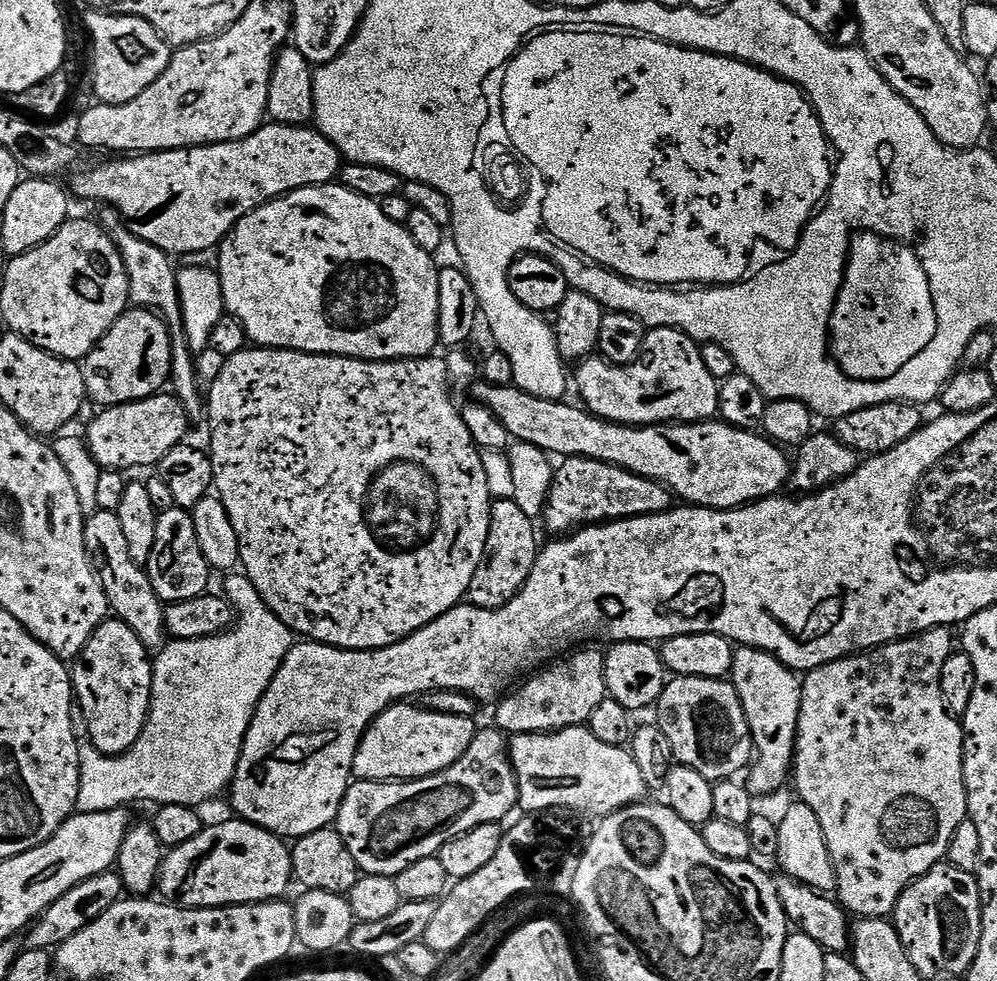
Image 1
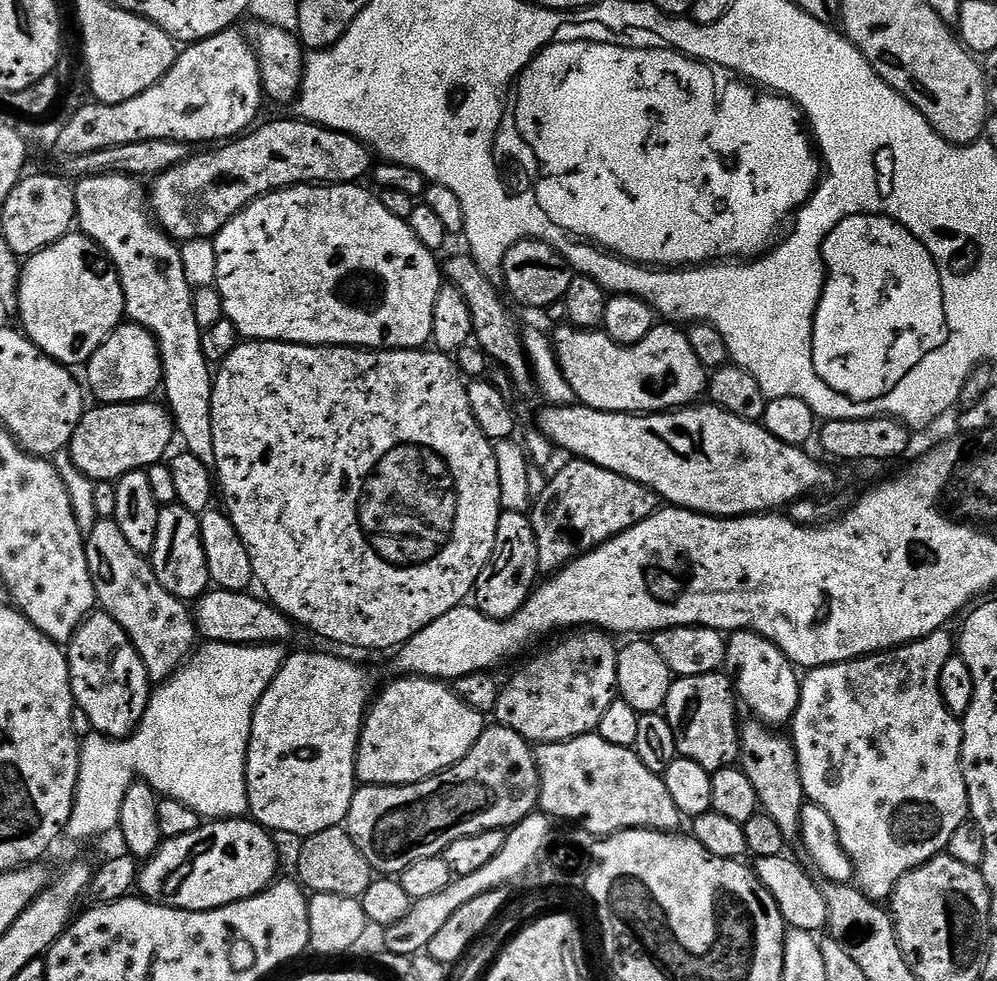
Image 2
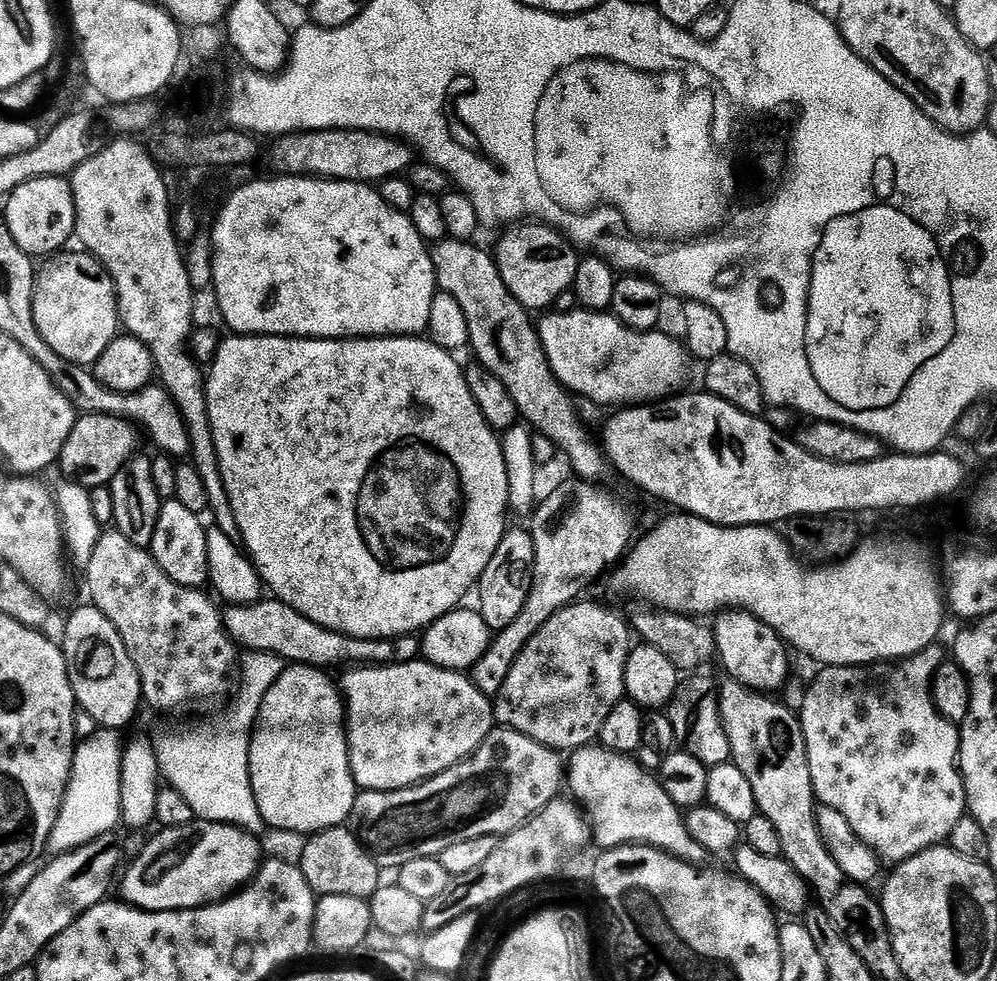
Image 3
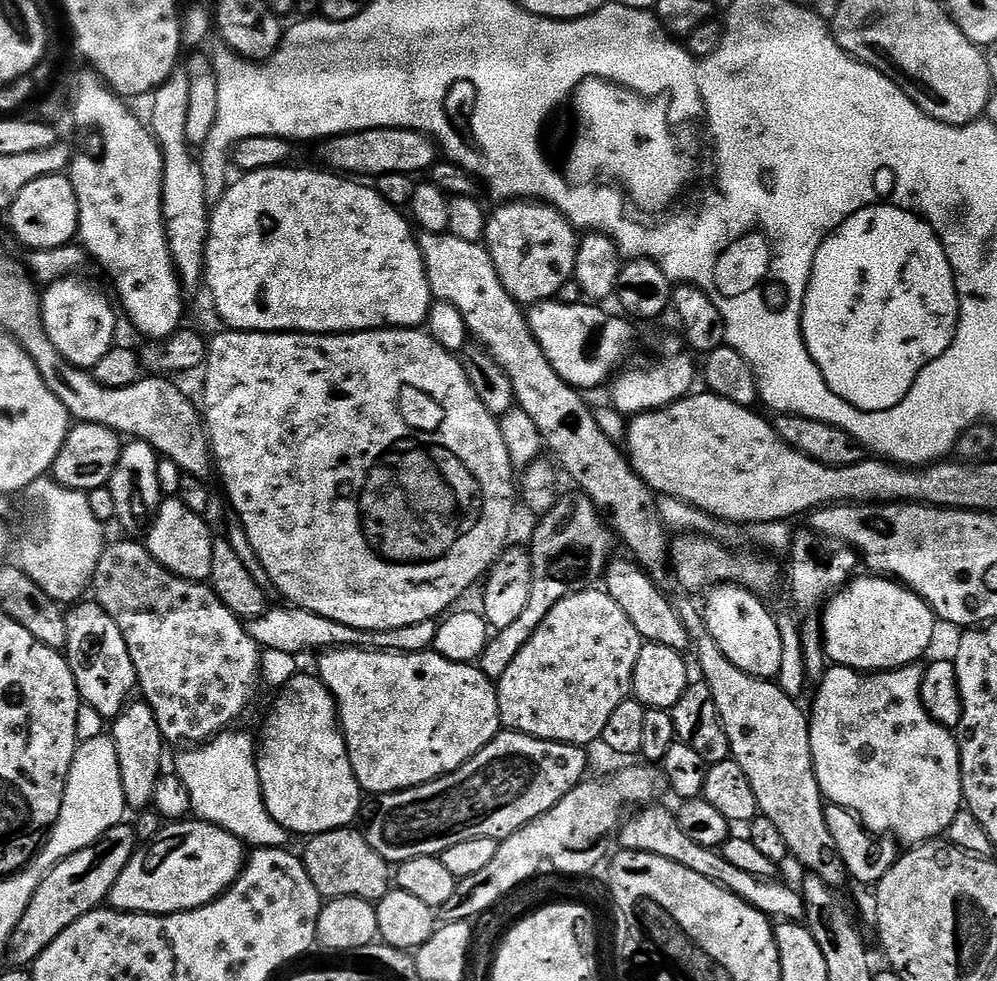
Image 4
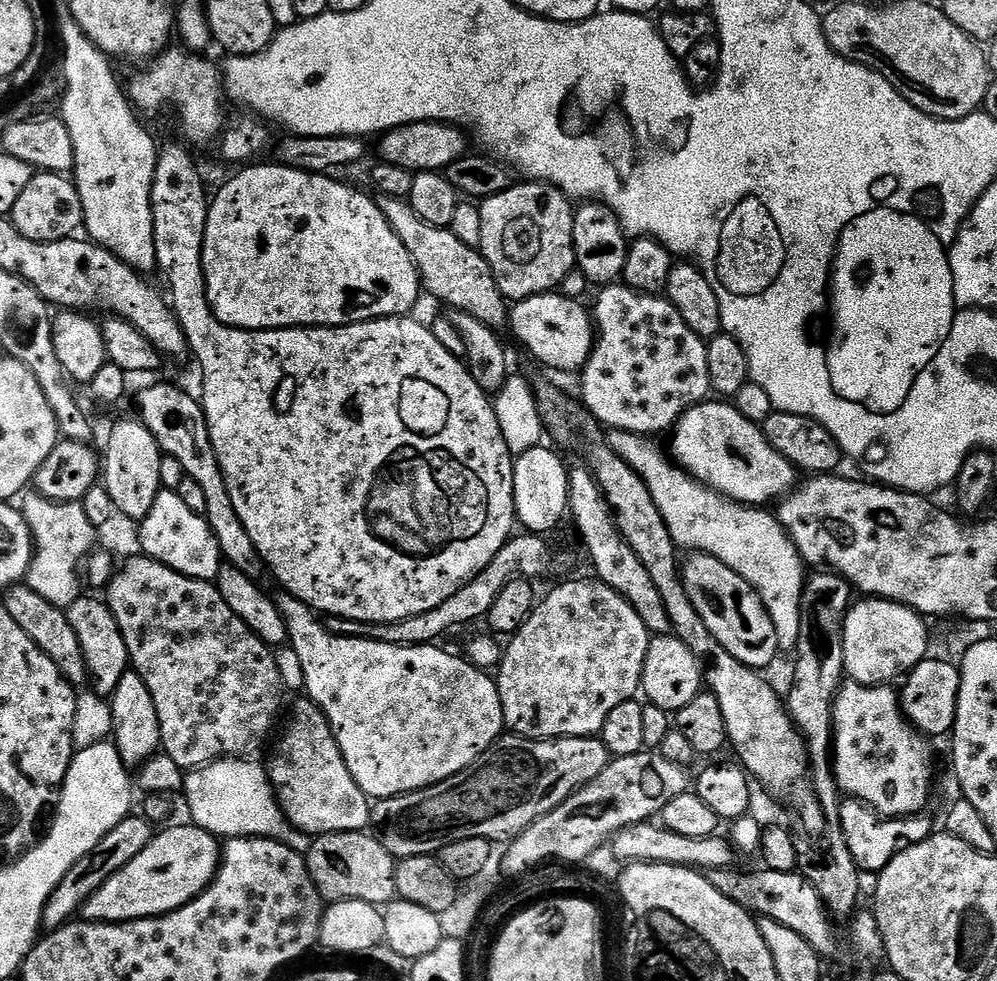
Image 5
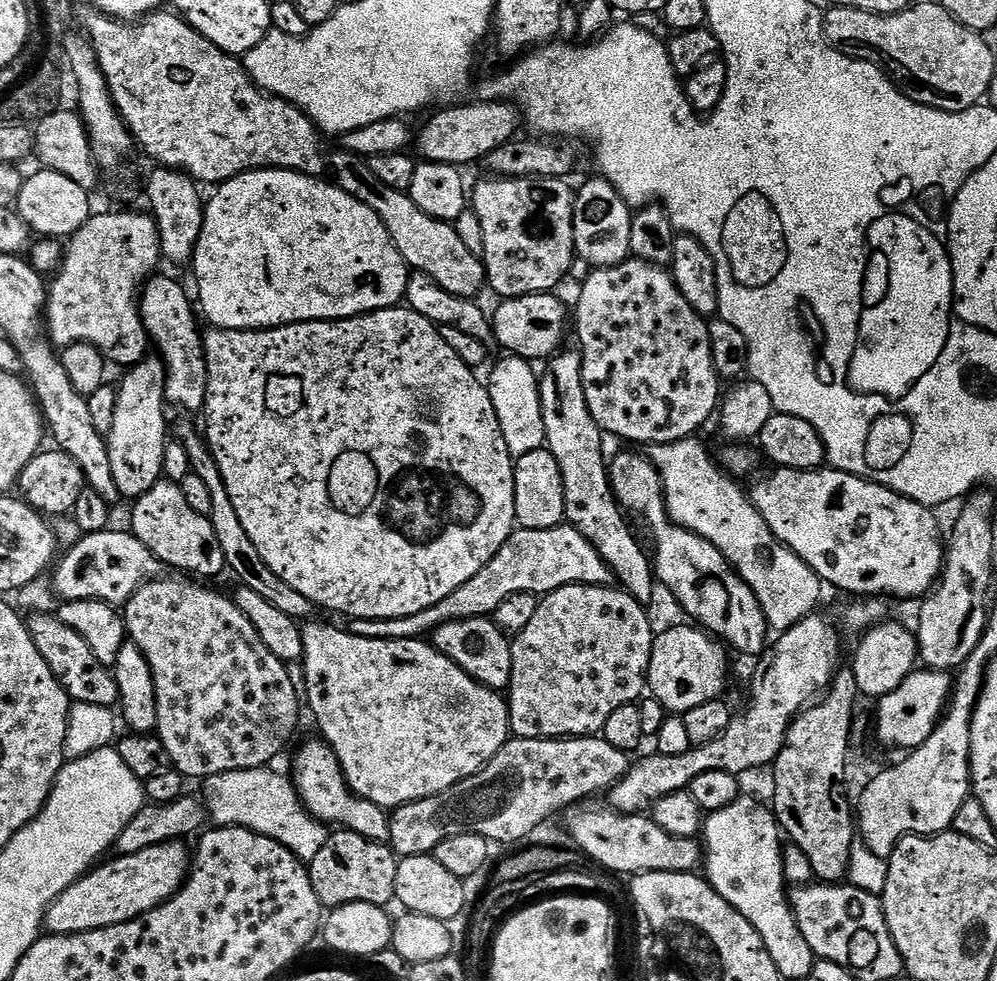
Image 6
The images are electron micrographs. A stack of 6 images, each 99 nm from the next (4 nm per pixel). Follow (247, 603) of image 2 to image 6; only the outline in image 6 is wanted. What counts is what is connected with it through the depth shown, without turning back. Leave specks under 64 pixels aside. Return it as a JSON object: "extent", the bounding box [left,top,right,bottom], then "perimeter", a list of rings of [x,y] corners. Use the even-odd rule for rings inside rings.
{"extent":[346,522,614,640],"perimeter":[[[567,522],[560,523],[552,529],[524,529],[517,527],[507,540],[470,578],[470,582],[462,582],[454,594],[442,598],[442,602],[434,602],[430,610],[418,610],[418,614],[393,620],[353,620],[349,619],[346,630],[355,636],[365,636],[375,640],[414,640],[427,637],[436,631],[438,626],[446,622],[458,622],[466,618],[479,616],[491,617],[510,598],[510,594],[534,594],[543,597],[545,594],[571,584],[598,584],[608,586],[614,577],[608,571],[602,554],[578,530]]]}

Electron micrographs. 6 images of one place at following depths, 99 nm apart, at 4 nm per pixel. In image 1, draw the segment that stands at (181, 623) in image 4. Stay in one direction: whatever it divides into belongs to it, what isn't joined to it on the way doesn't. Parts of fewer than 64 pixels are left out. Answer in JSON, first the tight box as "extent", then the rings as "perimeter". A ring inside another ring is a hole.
{"extent":[84,510,166,650],"perimeter":[[[98,510],[93,516],[85,519],[84,545],[92,559],[92,567],[96,569],[96,577],[100,580],[102,590],[106,590],[108,607],[114,613],[115,619],[126,622],[126,626],[130,626],[130,630],[138,634],[145,648],[149,650],[163,648],[166,643],[165,605],[154,590],[145,565],[130,558],[126,537],[122,534],[122,522],[118,522],[115,512]]]}

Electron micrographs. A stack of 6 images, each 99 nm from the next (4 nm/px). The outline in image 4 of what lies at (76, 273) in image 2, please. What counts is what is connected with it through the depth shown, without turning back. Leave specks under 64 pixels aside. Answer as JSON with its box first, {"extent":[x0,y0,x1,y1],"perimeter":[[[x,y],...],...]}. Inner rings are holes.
{"extent":[40,275,117,369],"perimeter":[[[75,275],[47,285],[43,289],[40,309],[44,319],[46,334],[50,334],[50,342],[58,346],[58,354],[66,358],[75,368],[95,369],[102,358],[117,343],[116,312],[112,304],[92,284],[84,280],[76,280]]]}

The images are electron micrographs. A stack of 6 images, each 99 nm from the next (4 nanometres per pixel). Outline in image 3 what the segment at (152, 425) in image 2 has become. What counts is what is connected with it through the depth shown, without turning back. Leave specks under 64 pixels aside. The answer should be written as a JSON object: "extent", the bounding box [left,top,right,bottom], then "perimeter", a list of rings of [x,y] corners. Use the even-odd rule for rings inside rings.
{"extent":[59,415,137,490],"perimeter":[[[81,415],[74,430],[70,430],[70,438],[66,438],[66,446],[60,451],[59,471],[89,490],[111,485],[122,466],[137,455],[136,432],[137,425],[117,416]]]}

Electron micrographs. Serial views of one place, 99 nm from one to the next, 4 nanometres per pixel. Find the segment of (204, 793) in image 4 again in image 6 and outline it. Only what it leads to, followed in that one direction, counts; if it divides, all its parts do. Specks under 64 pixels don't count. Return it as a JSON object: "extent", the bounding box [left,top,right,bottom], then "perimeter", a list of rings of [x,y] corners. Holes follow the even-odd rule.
{"extent":[210,766,330,862],"perimeter":[[[268,766],[238,770],[213,776],[210,820],[221,828],[245,828],[262,834],[290,850],[296,857],[310,862],[330,835],[329,825],[314,819],[296,793],[296,786],[287,775],[276,775]]]}

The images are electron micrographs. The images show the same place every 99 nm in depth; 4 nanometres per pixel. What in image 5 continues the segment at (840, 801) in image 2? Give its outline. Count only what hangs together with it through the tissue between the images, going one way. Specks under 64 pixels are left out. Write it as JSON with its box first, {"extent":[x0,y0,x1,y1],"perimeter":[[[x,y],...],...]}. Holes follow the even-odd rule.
{"extent":[832,679,936,818],"perimeter":[[[850,679],[841,684],[832,704],[832,773],[845,797],[863,800],[885,818],[923,813],[932,796],[932,779],[936,776],[936,756],[932,753],[932,744],[929,737],[908,721],[900,706],[897,689],[882,684],[860,684]]]}

